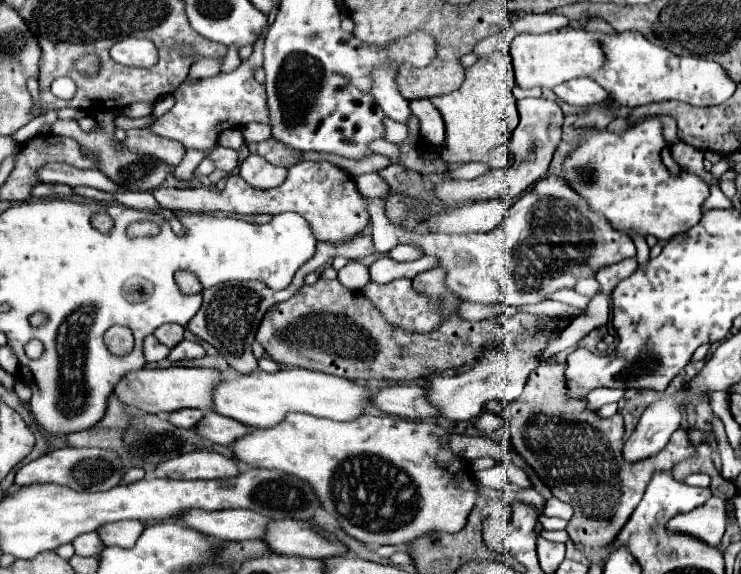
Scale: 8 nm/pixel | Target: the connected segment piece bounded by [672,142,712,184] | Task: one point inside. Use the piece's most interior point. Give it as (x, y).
(690, 159)

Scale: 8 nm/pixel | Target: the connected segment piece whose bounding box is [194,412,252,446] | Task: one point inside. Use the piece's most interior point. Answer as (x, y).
(218, 429)

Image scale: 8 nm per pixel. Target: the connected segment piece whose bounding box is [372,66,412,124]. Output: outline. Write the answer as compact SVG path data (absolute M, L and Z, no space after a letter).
M390 66L376 68L372 94L388 118L408 124L408 120L412 118L410 102L406 98L402 98L402 94L398 92L398 88L394 84L394 76L396 76L396 70L392 70Z

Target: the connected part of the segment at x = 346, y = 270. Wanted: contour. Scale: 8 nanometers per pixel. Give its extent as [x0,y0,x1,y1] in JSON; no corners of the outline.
[338,260,370,290]

